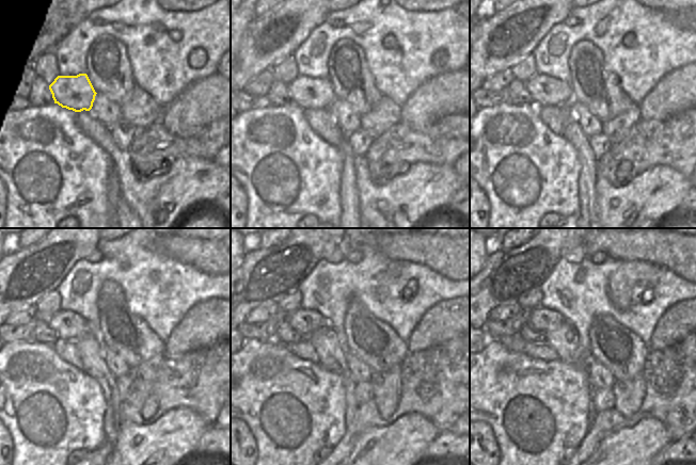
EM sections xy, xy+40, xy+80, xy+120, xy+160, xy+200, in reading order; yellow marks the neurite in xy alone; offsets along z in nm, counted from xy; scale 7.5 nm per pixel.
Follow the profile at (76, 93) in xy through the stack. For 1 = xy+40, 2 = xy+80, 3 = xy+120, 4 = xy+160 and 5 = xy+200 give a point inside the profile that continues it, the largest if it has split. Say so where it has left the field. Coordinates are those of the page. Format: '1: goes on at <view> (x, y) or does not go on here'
1: goes on at xy+40 (309, 93)
2: goes on at xy+80 (544, 90)
3: goes on at xy+120 (68, 325)
4: goes on at xy+160 (304, 321)
5: goes on at xy+200 (540, 319)

